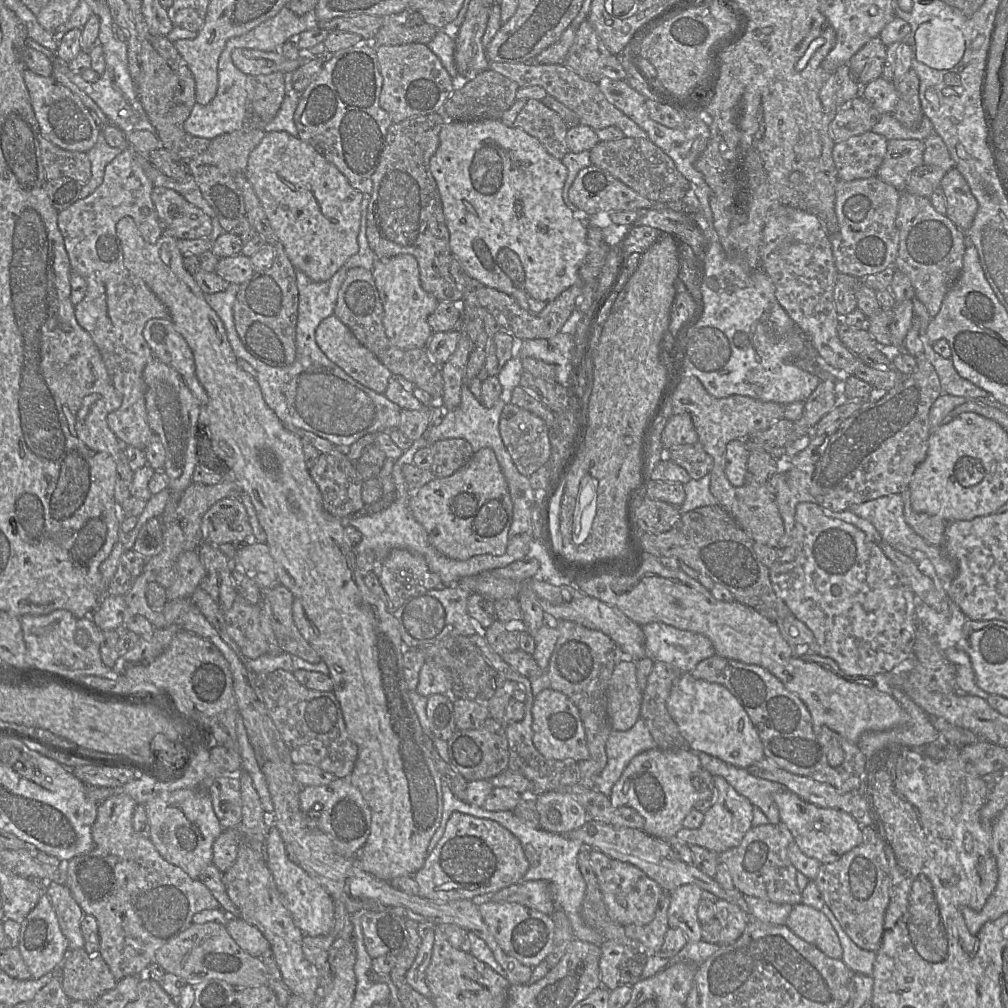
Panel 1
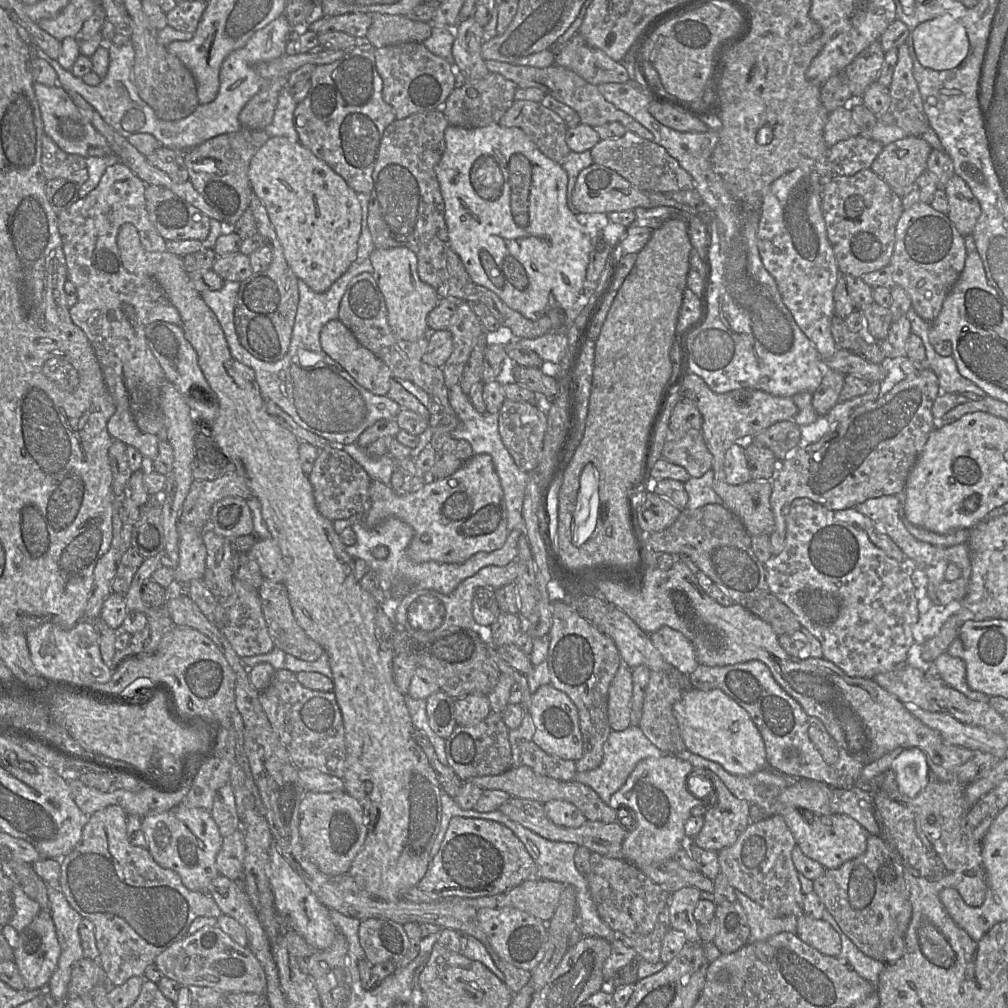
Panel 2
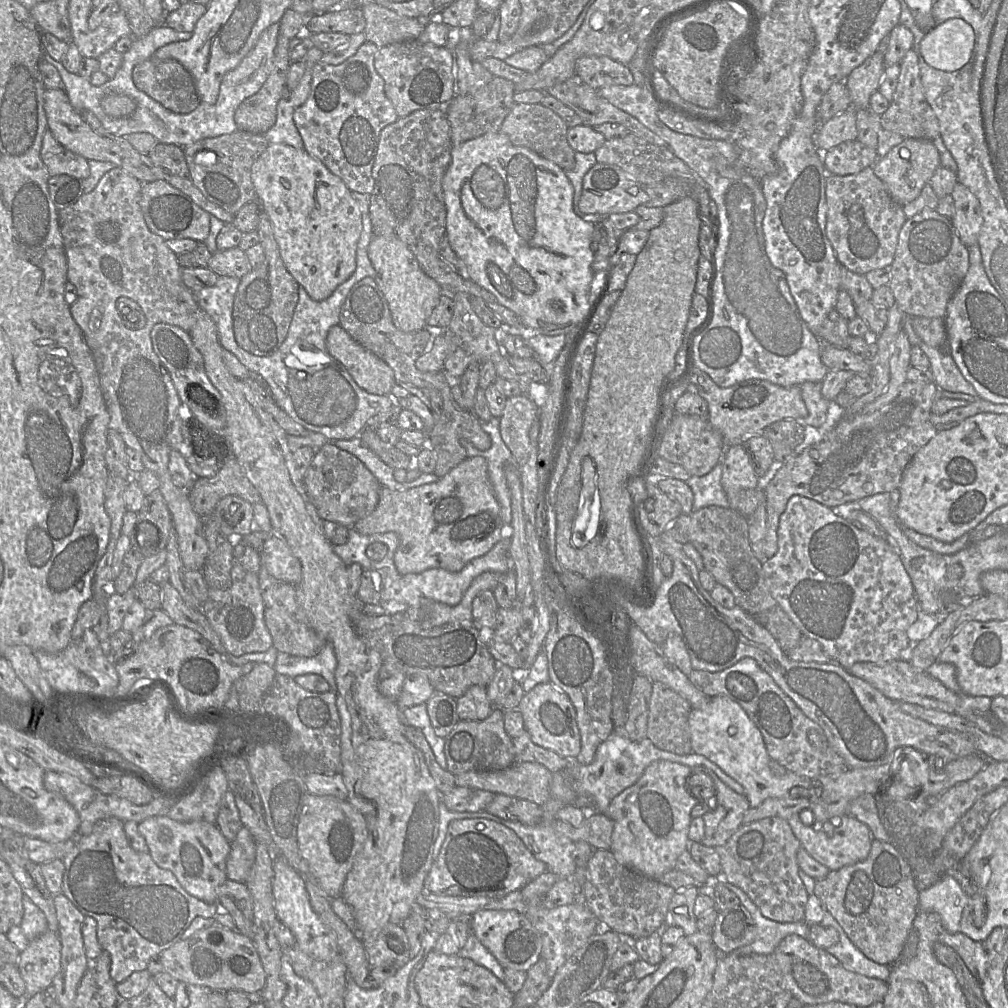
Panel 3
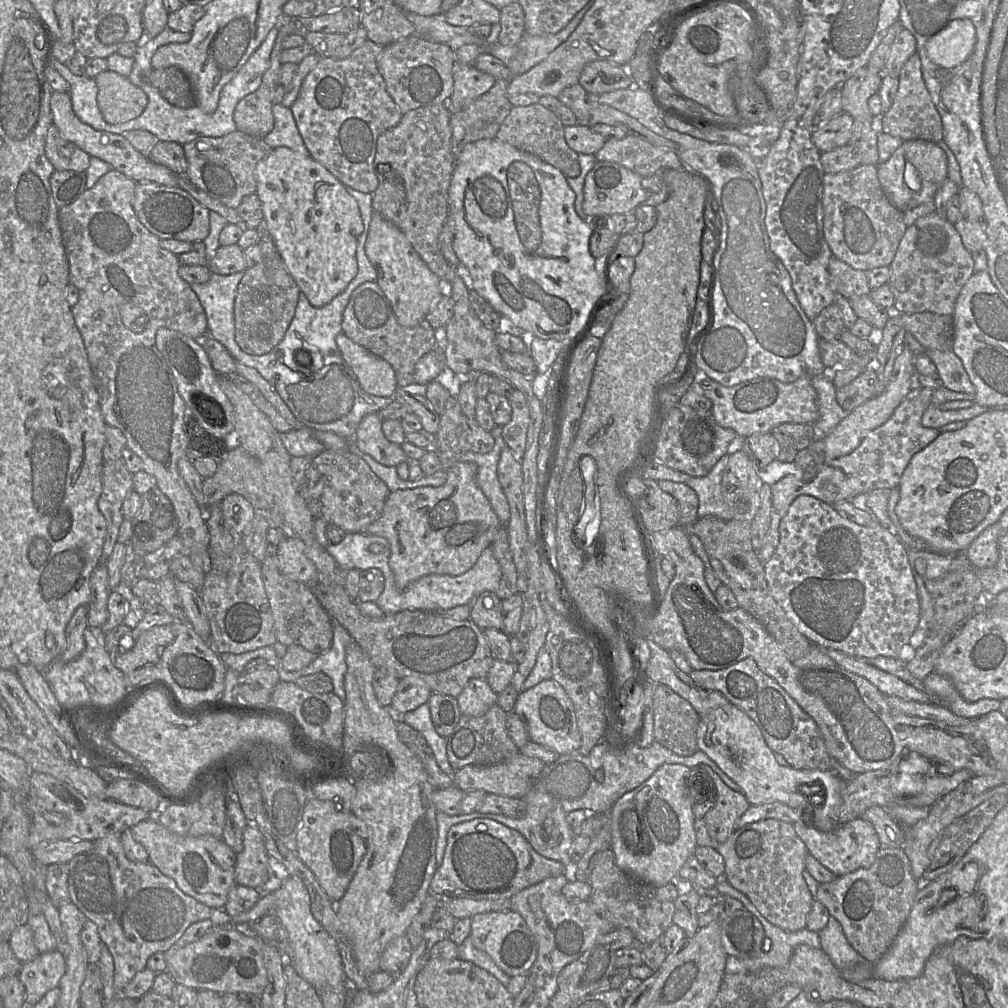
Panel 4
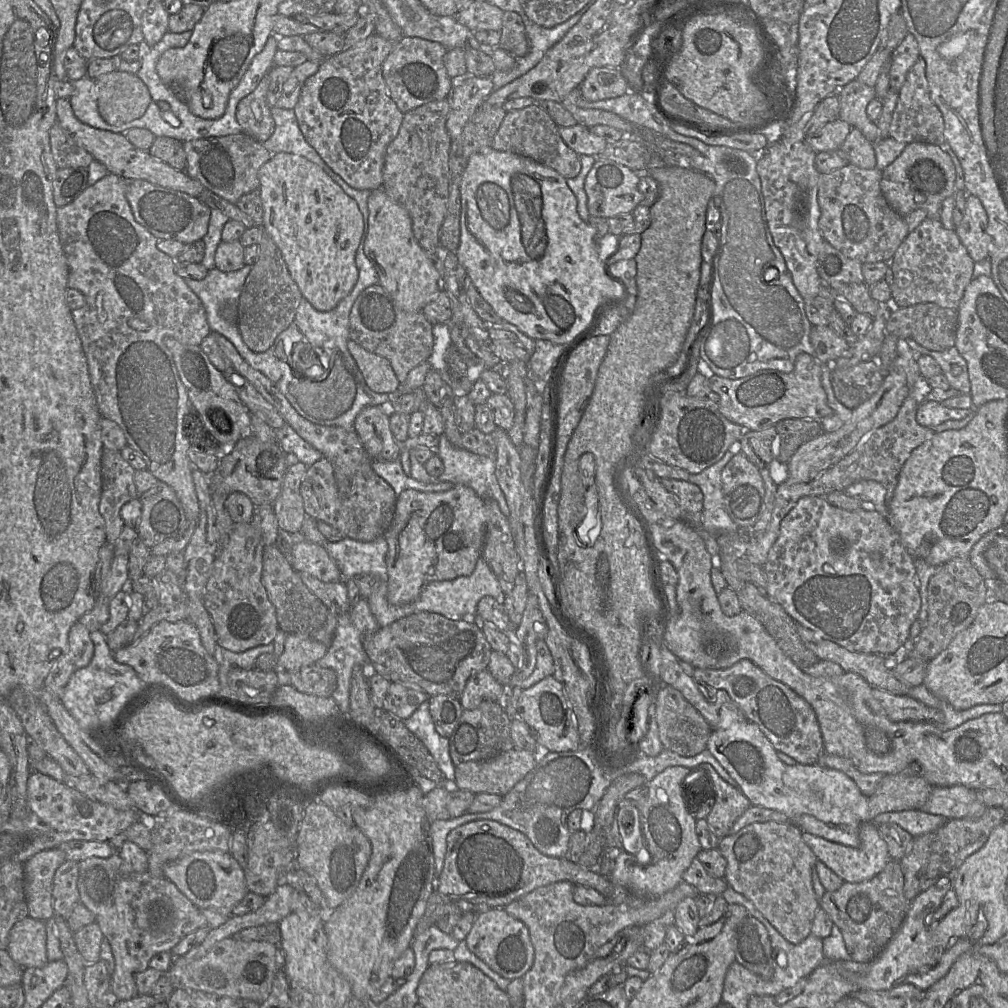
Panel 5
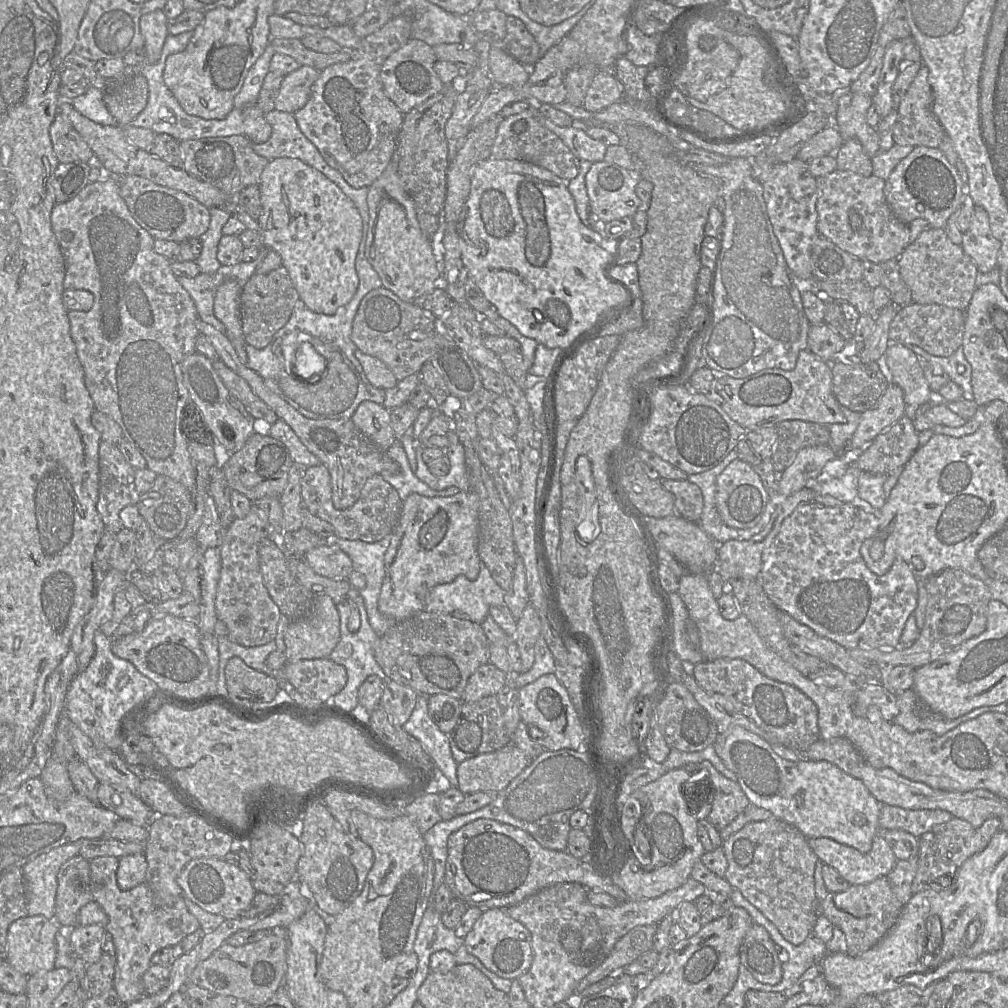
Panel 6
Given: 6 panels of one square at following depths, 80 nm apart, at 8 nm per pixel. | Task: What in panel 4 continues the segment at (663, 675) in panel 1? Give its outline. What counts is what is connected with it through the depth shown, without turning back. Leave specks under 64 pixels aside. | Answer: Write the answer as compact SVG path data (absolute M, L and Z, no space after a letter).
M656 684L653 693L654 740L679 756L688 757L698 749L697 727L700 715L692 705L668 686Z

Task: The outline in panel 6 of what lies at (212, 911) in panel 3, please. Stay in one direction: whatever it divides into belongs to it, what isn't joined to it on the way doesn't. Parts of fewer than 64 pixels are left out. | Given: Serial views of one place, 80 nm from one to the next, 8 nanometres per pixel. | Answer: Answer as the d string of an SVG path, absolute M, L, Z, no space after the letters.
M111 856L97 857L90 863L90 888L93 901L107 914L105 931L113 938L116 966L113 987L124 1005L146 995L143 975L149 969L152 956L162 948L173 947L189 934L200 929L200 923L192 915L184 898L168 908L159 908L153 900L153 893L146 882L131 890L121 890L117 884L119 859Z

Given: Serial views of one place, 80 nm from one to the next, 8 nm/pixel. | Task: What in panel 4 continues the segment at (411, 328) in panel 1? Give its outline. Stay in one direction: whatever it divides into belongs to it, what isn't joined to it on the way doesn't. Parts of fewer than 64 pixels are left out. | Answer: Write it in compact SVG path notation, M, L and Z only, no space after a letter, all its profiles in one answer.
M376 212L371 217L365 253L377 271L376 283L390 301L398 323L413 327L426 319L441 295L440 279L427 267L404 233Z

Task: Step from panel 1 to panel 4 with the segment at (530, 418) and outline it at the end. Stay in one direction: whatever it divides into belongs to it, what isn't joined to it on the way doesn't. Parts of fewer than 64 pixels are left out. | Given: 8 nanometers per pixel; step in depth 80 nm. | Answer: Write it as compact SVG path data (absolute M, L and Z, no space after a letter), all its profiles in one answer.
M514 388L507 398L511 405L512 414L511 420L502 426L501 437L511 449L515 459L522 461L530 423L529 407L525 396L518 389Z

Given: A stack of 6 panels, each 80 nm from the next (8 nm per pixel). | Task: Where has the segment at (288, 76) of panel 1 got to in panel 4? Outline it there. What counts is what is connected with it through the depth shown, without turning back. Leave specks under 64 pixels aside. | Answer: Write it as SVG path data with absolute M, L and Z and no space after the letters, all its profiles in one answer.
M278 103L273 105L272 112L274 127L269 134L262 138L263 141L270 149L287 147L303 156L309 156L309 151L298 131L291 109Z

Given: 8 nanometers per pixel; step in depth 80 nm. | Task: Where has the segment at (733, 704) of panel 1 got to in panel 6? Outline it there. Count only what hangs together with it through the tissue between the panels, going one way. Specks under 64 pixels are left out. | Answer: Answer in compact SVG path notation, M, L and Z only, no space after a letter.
M733 726L718 734L713 745L724 765L736 775L736 780L749 802L770 811L774 818L795 826L807 839L830 838L865 854L871 850L875 836L881 834L879 815L882 805L861 780L850 776L834 764L804 758L797 761L784 760L774 753L766 740L740 726Z

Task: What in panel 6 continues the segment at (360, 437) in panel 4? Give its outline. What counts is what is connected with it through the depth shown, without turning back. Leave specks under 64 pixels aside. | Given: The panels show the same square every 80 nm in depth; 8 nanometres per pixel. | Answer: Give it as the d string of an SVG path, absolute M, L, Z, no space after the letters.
M363 401L351 418L355 426L382 451L397 441L391 427L390 411L382 404Z

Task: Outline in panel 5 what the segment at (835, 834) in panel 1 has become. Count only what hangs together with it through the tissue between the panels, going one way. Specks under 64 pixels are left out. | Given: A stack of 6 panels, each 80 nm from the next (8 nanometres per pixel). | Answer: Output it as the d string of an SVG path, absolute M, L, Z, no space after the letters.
M863 822L859 828L860 846L853 848L826 840L822 837L802 832L803 841L813 851L816 858L831 869L844 882L859 883L879 874L889 861L888 847L873 822Z

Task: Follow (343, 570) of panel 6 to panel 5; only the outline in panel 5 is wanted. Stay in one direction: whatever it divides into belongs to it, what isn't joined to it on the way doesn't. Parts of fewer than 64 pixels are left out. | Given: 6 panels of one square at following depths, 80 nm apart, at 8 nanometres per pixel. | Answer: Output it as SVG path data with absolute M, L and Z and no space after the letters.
M303 541L296 544L290 555L290 564L297 572L306 572L318 580L329 583L343 579L323 545Z

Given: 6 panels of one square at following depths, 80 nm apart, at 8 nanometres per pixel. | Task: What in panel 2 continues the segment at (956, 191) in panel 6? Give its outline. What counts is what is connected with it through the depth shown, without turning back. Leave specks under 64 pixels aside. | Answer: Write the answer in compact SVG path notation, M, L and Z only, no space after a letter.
M907 136L885 145L871 165L879 176L900 197L915 180L927 171L932 147L919 136Z

